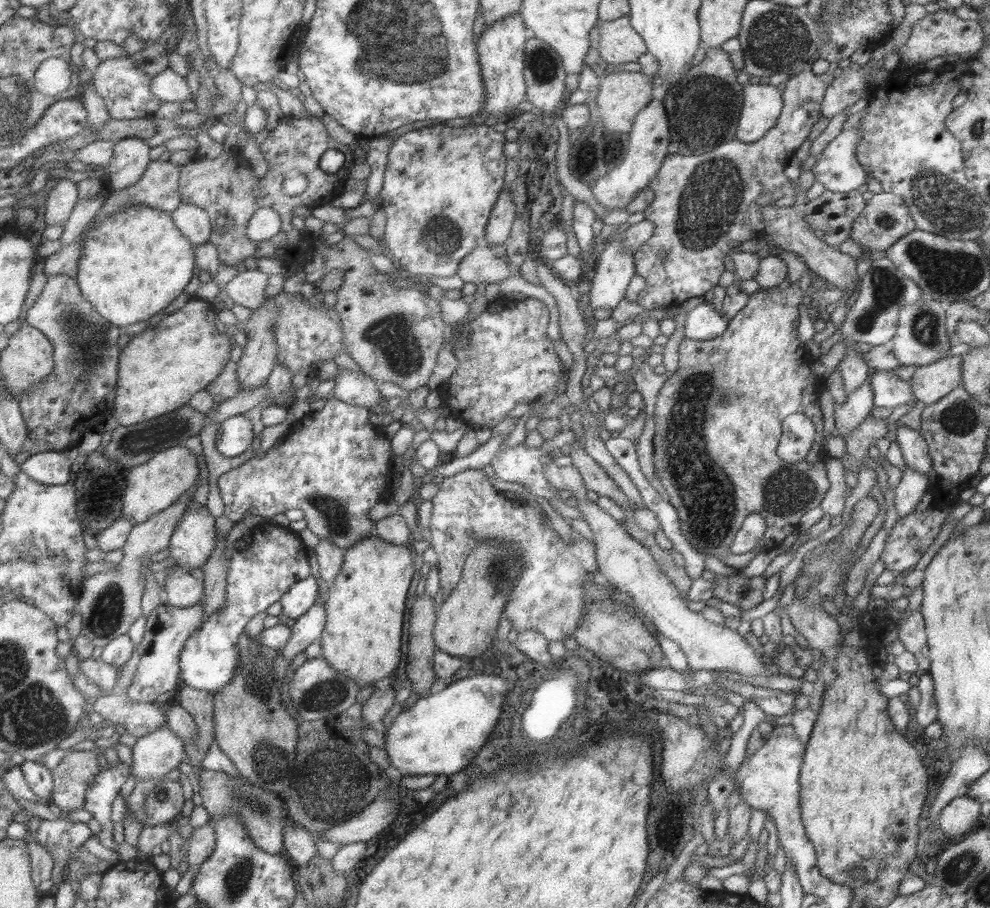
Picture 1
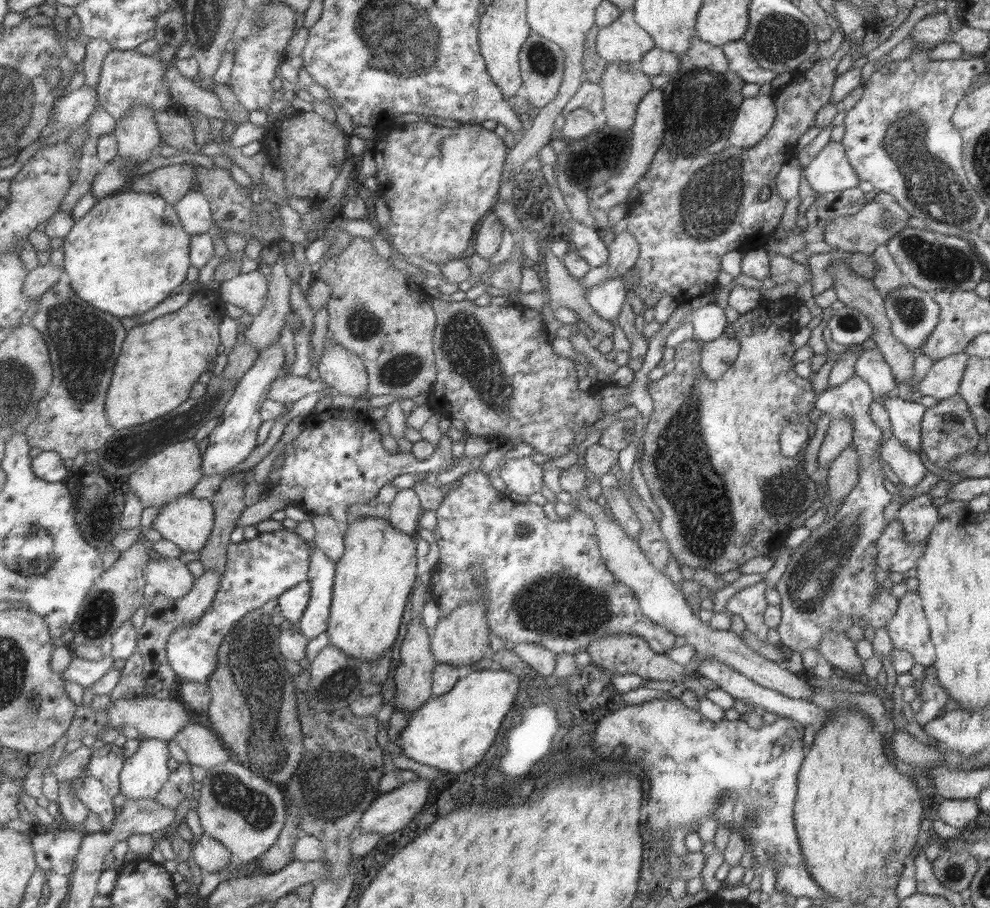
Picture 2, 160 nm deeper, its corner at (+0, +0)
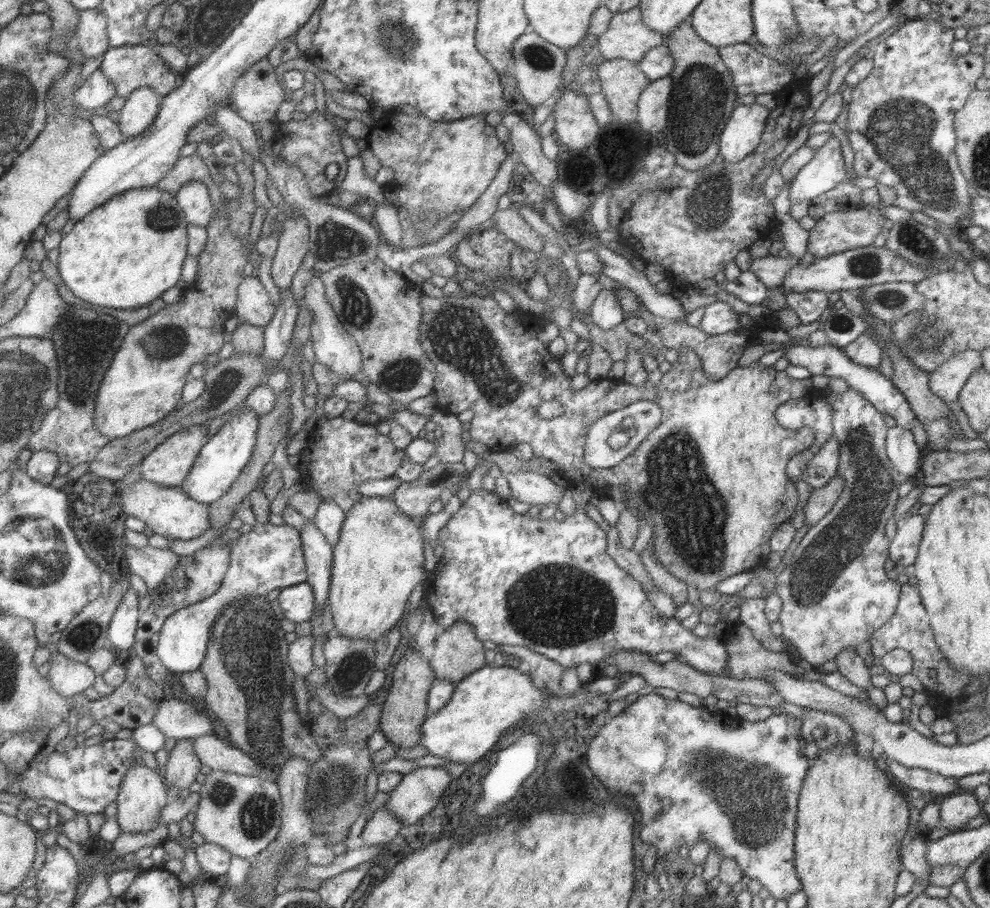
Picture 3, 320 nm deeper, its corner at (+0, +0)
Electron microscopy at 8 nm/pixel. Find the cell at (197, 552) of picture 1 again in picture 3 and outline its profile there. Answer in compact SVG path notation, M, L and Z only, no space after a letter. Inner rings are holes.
M143 479L135 484L125 484L122 480L119 486L125 512L143 521L148 532L155 532L168 540L191 540L212 527L209 504L193 500L181 487L169 488Z

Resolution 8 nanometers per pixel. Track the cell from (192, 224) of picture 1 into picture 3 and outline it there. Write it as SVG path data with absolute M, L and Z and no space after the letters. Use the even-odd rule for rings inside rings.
M198 180L185 183L176 198L190 224L208 228L214 218L215 206L207 183Z

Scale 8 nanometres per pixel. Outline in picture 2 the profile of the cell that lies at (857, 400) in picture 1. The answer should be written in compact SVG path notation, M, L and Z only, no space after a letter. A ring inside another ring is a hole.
M833 418L830 421L817 453L816 472L819 472L822 466L829 466L842 450L850 446L852 432L852 424L848 418Z

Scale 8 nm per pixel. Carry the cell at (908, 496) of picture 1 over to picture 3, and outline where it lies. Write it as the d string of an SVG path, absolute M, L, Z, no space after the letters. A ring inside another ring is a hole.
M897 425L889 427L886 430L885 450L887 458L899 474L917 475L922 450L917 449L909 429Z

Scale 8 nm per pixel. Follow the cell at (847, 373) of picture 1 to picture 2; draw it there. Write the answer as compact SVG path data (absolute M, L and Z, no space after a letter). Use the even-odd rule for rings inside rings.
M851 373L845 382L843 382L843 384L837 385L837 386L833 386L830 387L829 390L825 390L823 392L820 392L818 394L818 396L816 396L816 400L814 402L814 408L817 410L820 410L821 412L825 412L825 414L828 414L831 418L831 420L833 420L833 418L848 418L848 421L852 424L852 439L850 440L850 446L852 446L858 454L858 479L857 482L854 484L853 490L851 490L851 492L849 492L849 494L847 494L847 497L844 499L844 502L841 504L841 506L839 507L839 509L836 509L836 511L830 516L830 517L826 517L825 518L825 522L821 523L818 527L815 527L814 529L810 530L810 534L809 536L806 537L806 539L804 539L800 545L798 545L797 547L795 547L793 549L793 553L790 555L790 558L788 559L788 563L786 566L786 570L785 572L781 575L781 578L775 583L775 588L776 591L778 592L779 598L780 598L780 623L776 626L776 630L778 632L779 635L779 645L781 647L783 647L787 652L789 651L795 651L795 652L803 652L803 650L815 650L818 652L818 646L819 643L821 642L821 638L823 638L824 632L826 630L832 630L833 632L840 632L841 634L844 634L845 631L850 627L853 626L853 624L857 624L857 626L859 626L859 628L863 629L866 626L871 626L871 628L877 629L877 628L881 628L884 627L885 624L887 624L887 621L893 616L893 613L896 611L897 608L897 603L898 600L887 590L887 584L886 584L886 589L882 589L881 584L877 583L875 581L875 578L873 577L873 568L875 568L876 565L876 554L878 553L877 547L876 547L876 540L882 535L883 529L886 527L886 523L887 521L885 519L883 519L883 510L885 510L885 506L887 506L887 504L891 503L891 494L889 494L889 492L887 492L887 490L885 490L885 486L883 485L883 471L881 470L881 465L879 464L879 458L875 458L874 457L874 450L876 450L876 448L878 448L878 445L880 444L880 440L882 440L882 430L878 427L875 426L875 424L873 424L873 421L871 420L871 417L869 416L869 405L874 401L875 398L873 398L872 396L872 392L871 389L869 388L869 385L862 379L859 378L857 375L855 375L854 373Z

